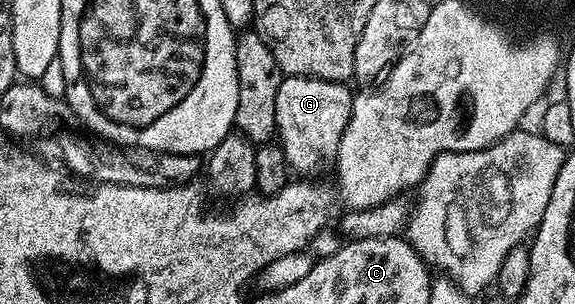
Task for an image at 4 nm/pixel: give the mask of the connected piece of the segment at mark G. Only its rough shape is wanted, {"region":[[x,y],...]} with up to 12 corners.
{"region":[[284,76],[277,143],[288,169],[335,167],[353,92],[346,83]]}

